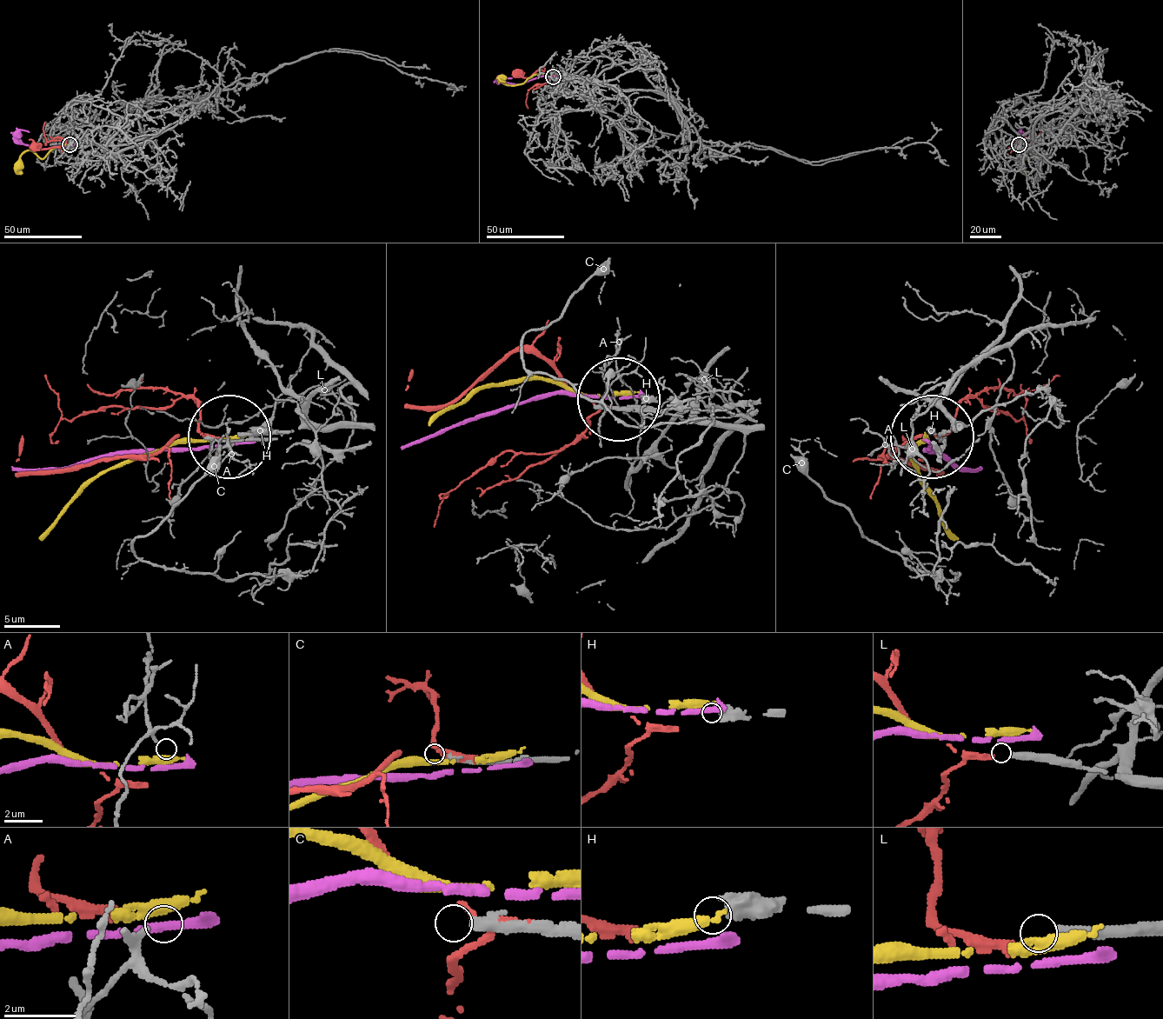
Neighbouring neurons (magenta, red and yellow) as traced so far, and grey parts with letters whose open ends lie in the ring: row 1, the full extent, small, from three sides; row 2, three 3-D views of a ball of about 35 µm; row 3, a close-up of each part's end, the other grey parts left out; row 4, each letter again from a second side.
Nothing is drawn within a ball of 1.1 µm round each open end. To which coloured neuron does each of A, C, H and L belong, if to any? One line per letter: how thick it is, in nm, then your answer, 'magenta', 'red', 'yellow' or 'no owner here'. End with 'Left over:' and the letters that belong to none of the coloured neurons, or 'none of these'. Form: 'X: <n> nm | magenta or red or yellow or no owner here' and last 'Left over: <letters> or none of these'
A: 150 nm | no owner here
C: 320 nm | no owner here
H: 400 nm | no owner here
L: 360 nm | no owner here
Left over: A, C, H, L

